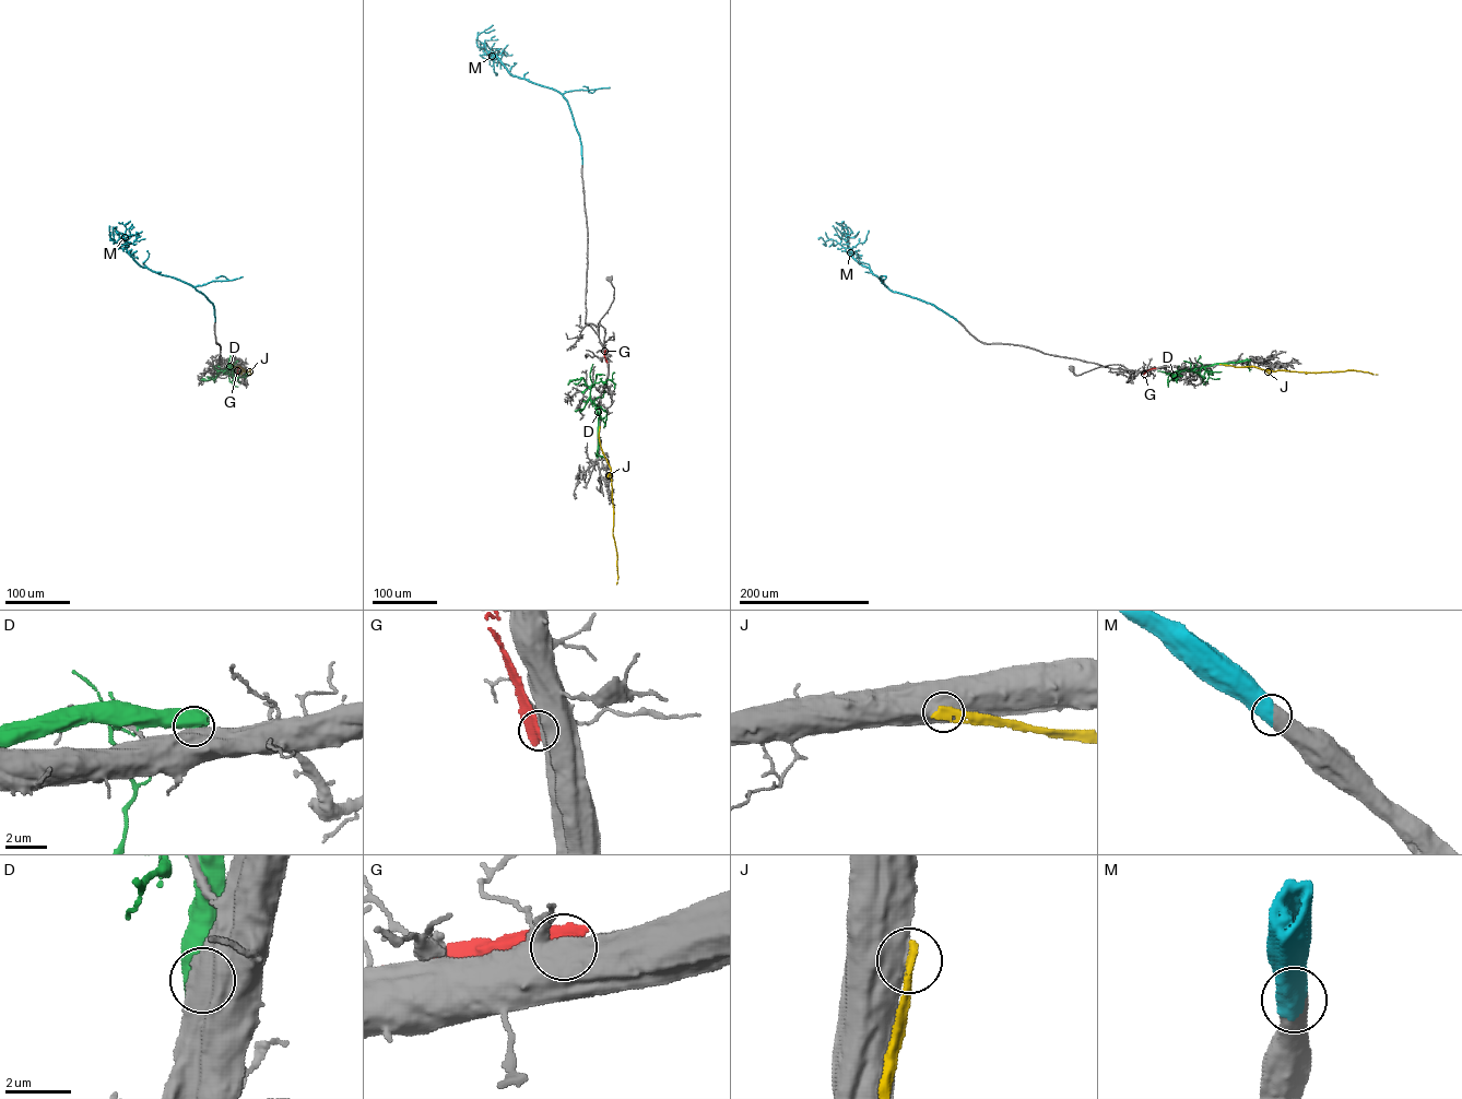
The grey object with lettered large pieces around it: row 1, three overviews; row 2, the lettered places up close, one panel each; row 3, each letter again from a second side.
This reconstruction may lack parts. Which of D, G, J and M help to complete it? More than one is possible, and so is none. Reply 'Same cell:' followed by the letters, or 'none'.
Same cell: M

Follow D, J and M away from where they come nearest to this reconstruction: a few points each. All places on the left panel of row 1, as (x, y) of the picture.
D: (230, 359), (231, 364), (223, 370), (225, 373), (237, 378), (245, 377), (247, 373)
J: (233, 364), (246, 373), (250, 369), (249, 374)
M: (215, 320), (213, 305), (201, 292), (189, 284), (141, 267), (126, 249), (109, 239), (120, 245), (127, 244)

